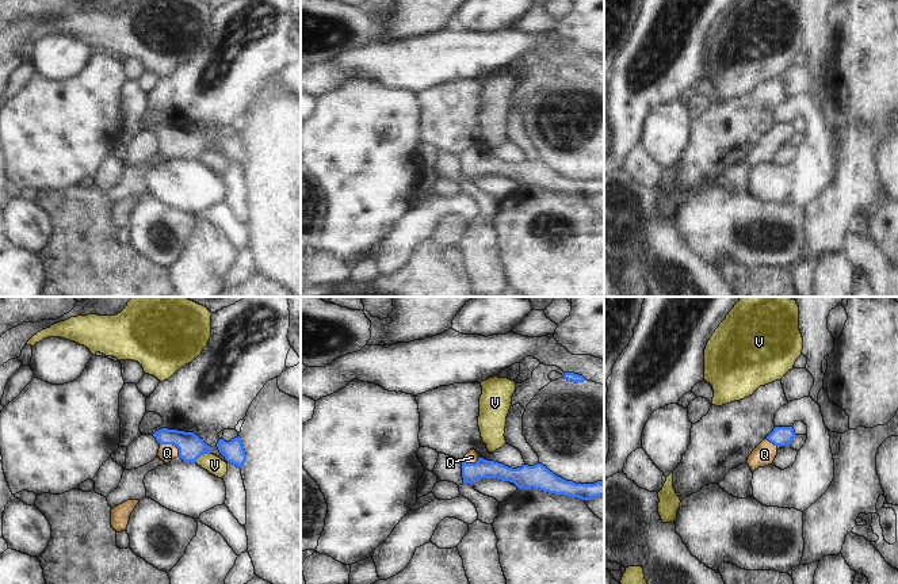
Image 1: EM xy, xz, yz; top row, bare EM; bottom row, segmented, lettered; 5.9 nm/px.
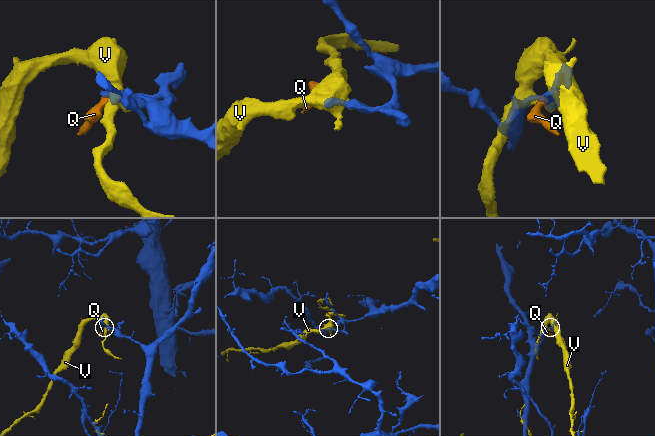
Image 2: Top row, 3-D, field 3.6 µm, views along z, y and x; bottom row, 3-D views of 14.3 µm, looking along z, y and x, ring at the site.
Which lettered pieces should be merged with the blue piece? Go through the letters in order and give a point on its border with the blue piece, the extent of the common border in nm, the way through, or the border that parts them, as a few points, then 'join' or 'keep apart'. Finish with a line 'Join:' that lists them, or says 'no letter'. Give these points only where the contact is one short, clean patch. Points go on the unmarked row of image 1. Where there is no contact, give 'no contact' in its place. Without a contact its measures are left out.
Q: meets blue in xy at (172, 140); contact 140 nm long; runs through xy (190, 142), (172, 140), (167, 149); join
V: meets blue in xy at (202, 151); contact 120 nm long; border along xy (210, 148), (194, 159); keep apart
Join: Q

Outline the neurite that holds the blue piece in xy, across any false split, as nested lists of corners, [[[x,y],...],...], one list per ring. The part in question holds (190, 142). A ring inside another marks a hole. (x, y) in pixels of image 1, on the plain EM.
[[[161,125],[153,133],[160,140],[157,153],[165,160],[177,153],[195,160],[200,152],[211,149],[211,144],[194,129]]]

